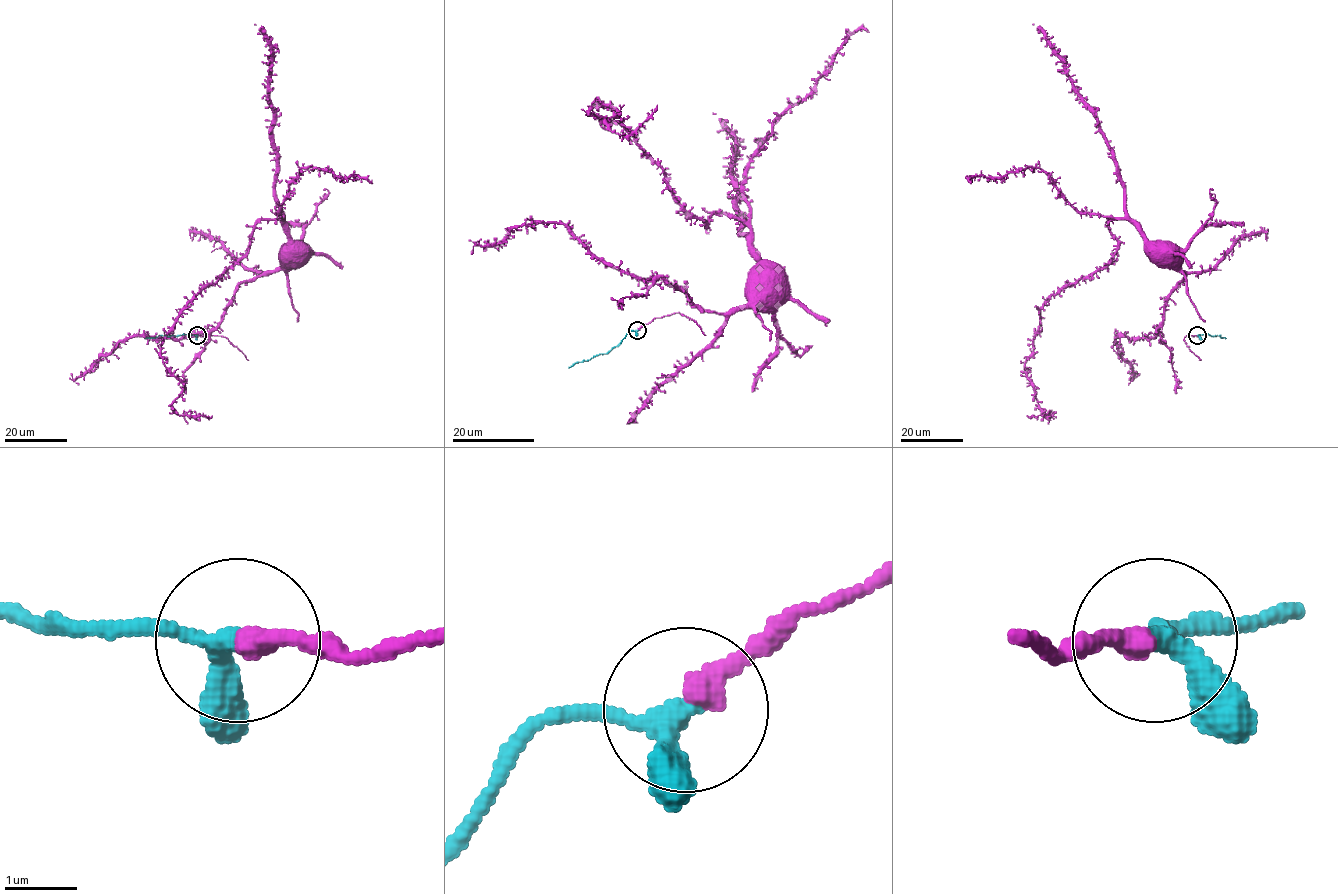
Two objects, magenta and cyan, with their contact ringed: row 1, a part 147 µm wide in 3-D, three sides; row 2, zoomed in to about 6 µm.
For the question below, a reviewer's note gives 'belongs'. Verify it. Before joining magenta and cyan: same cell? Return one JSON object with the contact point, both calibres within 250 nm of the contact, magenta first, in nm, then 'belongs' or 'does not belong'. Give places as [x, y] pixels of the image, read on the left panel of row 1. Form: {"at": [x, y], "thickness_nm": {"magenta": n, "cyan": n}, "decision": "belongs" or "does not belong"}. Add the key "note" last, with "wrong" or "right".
{"at": [197, 335], "thickness_nm": {"magenta": 320, "cyan": 240}, "decision": "belongs", "note": "right"}

